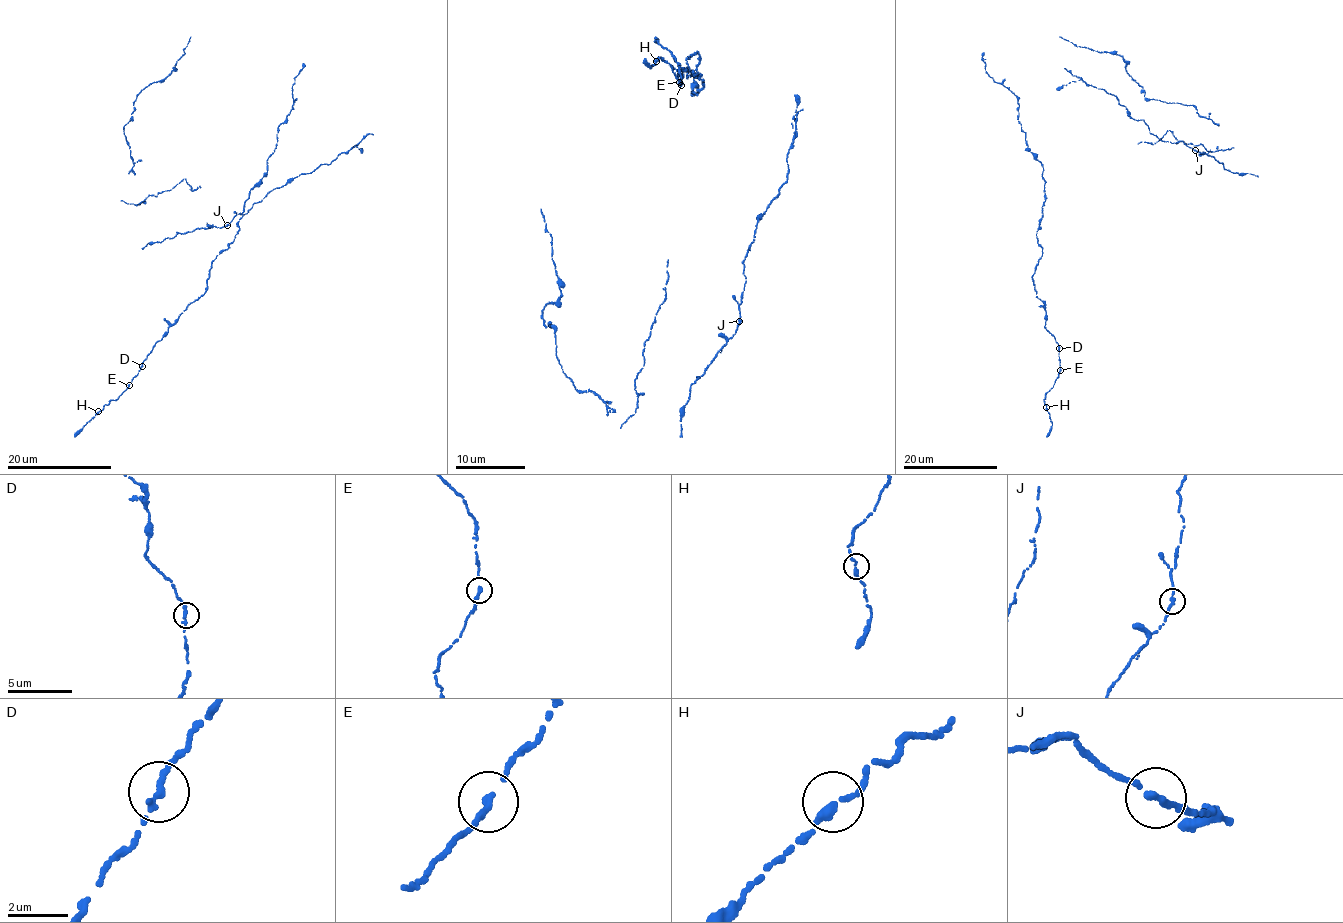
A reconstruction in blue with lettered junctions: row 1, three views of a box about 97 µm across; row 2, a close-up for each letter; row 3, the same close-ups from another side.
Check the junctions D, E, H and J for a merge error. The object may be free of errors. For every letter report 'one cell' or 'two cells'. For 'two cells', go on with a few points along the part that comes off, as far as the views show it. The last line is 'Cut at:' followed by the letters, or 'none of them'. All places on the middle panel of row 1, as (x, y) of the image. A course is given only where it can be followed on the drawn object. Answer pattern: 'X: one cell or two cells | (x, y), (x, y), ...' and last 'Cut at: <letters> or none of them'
D: one cell
E: one cell
H: one cell
J: one cell
Cut at: none of them

